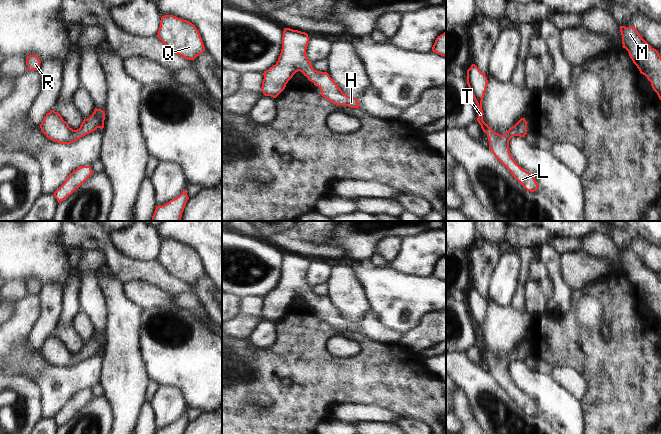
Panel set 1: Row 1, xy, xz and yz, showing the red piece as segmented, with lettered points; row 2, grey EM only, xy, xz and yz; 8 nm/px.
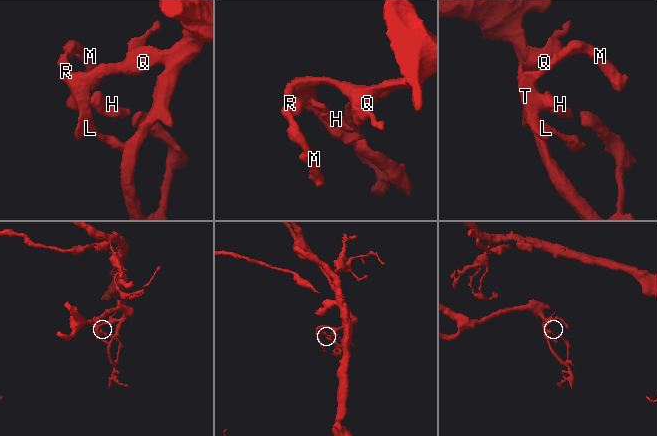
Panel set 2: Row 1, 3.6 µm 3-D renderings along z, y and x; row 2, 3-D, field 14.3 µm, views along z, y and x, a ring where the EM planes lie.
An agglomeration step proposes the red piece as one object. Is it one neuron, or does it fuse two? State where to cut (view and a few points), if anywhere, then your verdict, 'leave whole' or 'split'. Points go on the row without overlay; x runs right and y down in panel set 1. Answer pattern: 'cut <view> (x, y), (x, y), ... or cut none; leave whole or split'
cut none; leave whole

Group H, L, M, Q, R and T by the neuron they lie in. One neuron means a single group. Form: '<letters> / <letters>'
H L M Q R T

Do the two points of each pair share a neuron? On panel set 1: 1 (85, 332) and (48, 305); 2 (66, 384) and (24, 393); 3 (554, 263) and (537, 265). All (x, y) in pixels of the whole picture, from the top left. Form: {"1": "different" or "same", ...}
{"1": "different", "2": "different", "3": "different"}

